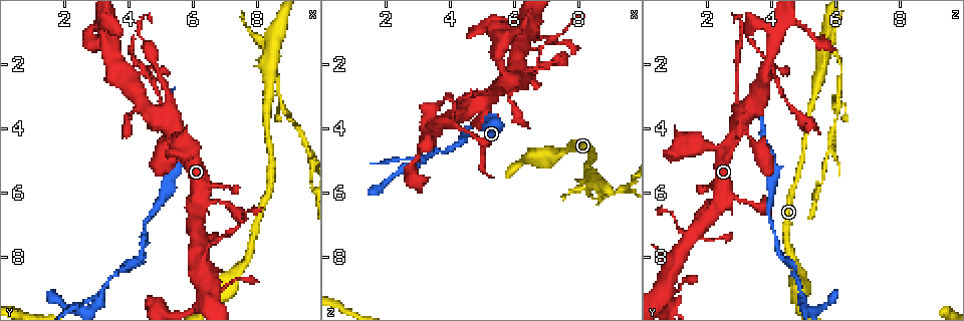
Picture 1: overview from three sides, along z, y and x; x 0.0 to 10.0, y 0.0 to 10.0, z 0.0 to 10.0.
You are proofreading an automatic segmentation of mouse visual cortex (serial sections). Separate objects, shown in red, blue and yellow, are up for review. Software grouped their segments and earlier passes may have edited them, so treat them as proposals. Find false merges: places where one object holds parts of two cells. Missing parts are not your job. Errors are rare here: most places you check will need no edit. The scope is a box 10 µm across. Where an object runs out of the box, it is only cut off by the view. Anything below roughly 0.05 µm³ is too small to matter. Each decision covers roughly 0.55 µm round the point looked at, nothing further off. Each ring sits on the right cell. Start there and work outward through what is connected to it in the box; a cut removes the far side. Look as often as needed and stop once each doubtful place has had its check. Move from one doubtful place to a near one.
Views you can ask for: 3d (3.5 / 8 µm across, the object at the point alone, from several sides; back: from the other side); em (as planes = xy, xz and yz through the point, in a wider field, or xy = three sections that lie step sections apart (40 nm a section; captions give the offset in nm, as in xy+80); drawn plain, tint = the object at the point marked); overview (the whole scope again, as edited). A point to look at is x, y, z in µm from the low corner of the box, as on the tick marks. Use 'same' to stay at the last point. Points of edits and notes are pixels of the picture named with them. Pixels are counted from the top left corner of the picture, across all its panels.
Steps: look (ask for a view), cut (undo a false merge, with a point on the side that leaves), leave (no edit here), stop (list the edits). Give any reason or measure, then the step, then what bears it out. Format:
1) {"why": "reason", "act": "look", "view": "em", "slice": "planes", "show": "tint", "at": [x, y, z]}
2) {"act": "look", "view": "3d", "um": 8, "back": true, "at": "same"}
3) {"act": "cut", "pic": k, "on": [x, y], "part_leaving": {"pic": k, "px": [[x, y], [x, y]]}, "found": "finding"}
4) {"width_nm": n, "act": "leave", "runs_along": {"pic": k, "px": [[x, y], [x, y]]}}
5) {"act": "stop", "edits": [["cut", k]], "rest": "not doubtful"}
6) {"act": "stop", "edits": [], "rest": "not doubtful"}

{"why": "a fork", "act": "look", "view": "3d", "um": 3.5, "at": [4.00, 2.50, 3.70]}

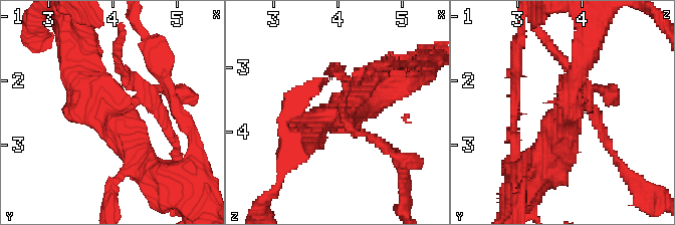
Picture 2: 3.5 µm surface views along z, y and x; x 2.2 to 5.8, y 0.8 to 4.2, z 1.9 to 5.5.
{"why": "now the EM", "act": "look", "view": "em", "slice": "xy", "step": 3, "show": "plain", "at": [3.95, 2.55, 3.80]}

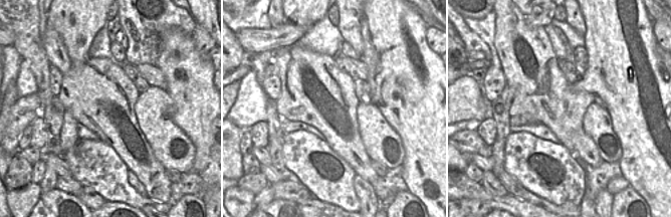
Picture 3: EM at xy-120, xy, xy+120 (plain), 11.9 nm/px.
{"act": "look", "view": "em", "slice": "xy", "step": 3, "show": "tint", "at": "same"}

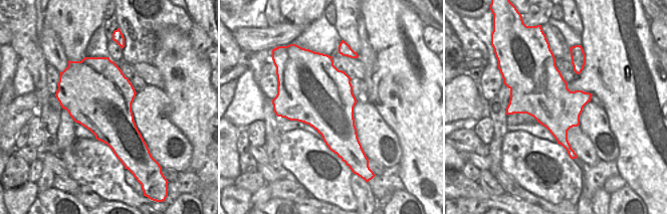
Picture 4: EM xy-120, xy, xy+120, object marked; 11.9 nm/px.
{"act": "cut", "pic": 2, "on": [387, 148], "part_leaving": {"pic": 2, "px": [[363, 133], [403, 159], [406, 174]]}, "found": "a second cell is stuck on"}

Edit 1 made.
{"why": "sudden change in width", "act": "look", "view": "3d", "um": 3.5, "at": [5.30, 2.95, 2.95]}

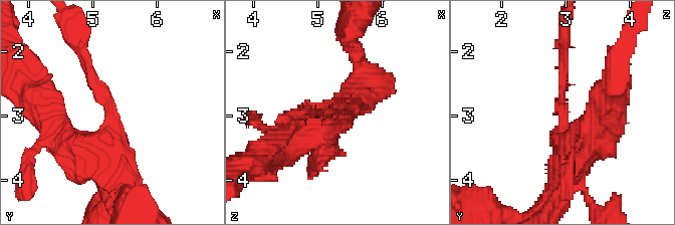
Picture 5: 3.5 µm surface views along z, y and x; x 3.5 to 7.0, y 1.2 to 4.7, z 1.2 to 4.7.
{"arm_widths_nm": [150, 450], "why": "need the tissue", "act": "look", "view": "em", "slice": "planes", "show": "tint", "at": [5.25, 2.90, 2.95]}

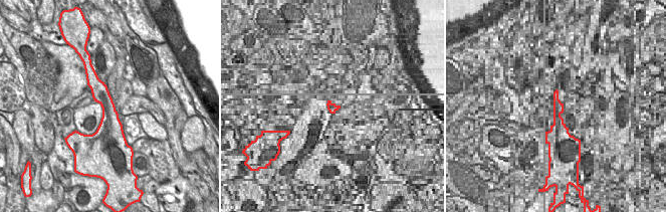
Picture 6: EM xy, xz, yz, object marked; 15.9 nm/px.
{"act": "cut", "pic": 5, "on": [92, 81], "part_leaving": {"pic": 5, "px": [[109, 113], [69, 26]]}, "found": "a second cell is stuck on"}

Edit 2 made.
{"why": "side arm on a straight run", "act": "look", "view": "3d", "um": 3.5, "at": [8.50, 1.50, 5.75]}

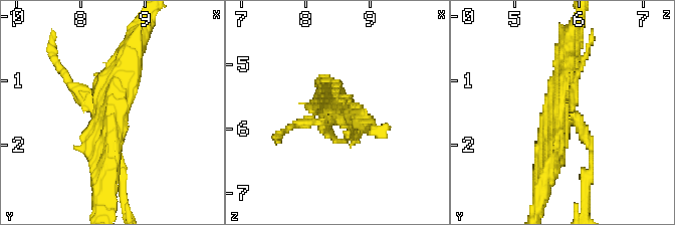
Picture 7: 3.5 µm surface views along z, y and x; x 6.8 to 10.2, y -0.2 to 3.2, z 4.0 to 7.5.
{"why": "need the tissue", "act": "look", "view": "em", "slice": "xy", "step": 3, "show": "tint", "at": [8.50, 1.55, 5.70]}

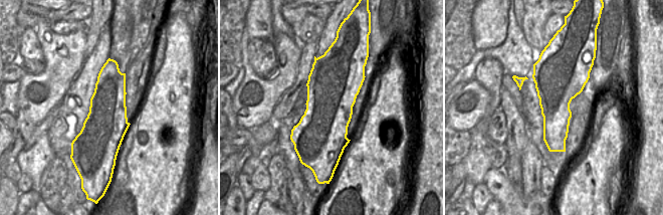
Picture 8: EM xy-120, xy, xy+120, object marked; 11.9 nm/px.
{"width_nm": 600, "act": "leave", "runs_along": {"pic": 7, "px": [[546, 178], [561, 109], [590, 153]]}, "found": "continuous, no second cell"}

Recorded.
{"why": "sudden change in width", "act": "look", "view": "3d", "um": 3.5, "at": [8.45, 2.20, 6.25]}

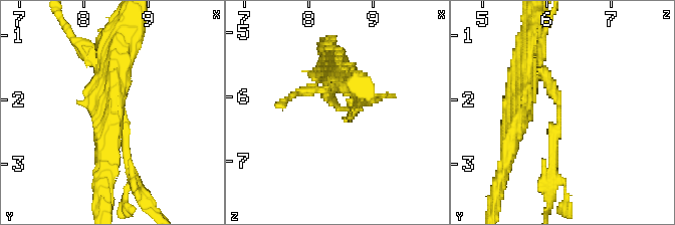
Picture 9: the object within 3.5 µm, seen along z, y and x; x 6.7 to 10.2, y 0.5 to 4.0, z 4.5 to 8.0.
{"arm_widths_nm": [150, 150], "why": "shape alone is not enough", "act": "look", "view": "em", "slice": "xy", "step": 5, "show": "plain", "at": [8.50, 2.20, 6.15]}

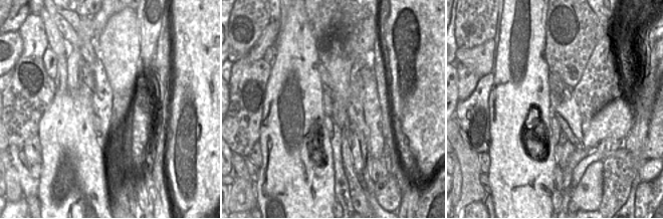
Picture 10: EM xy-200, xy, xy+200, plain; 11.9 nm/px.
{"why": "where the object lies", "act": "look", "view": "em", "slice": "xy", "step": 5, "show": "tint", "at": "same"}

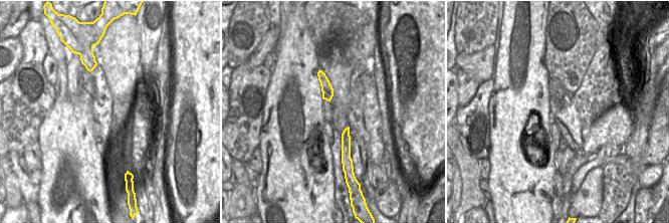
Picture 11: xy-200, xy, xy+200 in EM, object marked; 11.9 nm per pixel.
{"act": "leave", "runs_along": {"pic": 9, "px": [[529, 64], [557, 101], [552, 176]]}, "found": "one cell here"}

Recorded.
{"why": "three-way junction", "act": "look", "view": "3d", "um": 3.5, "at": [3.15, 9.35, 5.00]}

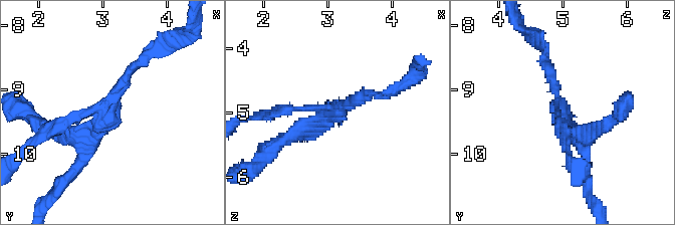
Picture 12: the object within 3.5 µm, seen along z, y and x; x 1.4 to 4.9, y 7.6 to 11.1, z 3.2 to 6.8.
{"arms": 3, "arm_widths_nm": [150, 150, 250], "why": "need the tissue", "act": "look", "view": "em", "slice": "xy", "step": 2, "show": "tint", "at": [3.10, 9.35, 5.00]}

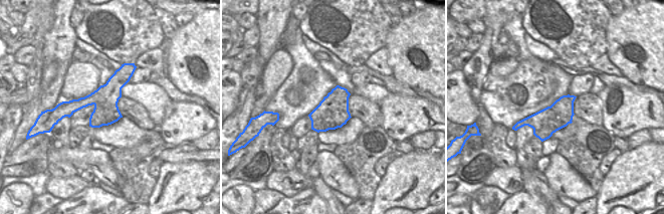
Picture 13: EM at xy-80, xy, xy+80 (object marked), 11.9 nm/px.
{"width_nm": 380, "act": "cut", "pic": 12, "on": [279, 110], "part_leaving": {"pic": 12, "px": [[321, 110], [281, 108], [253, 116]]}, "found": "a second cell is stuck on"}

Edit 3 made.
{"act": "stop", "edits": [["cut", 2], ["cut", 5], ["cut", 12]], "rest": "not doubtful"}

